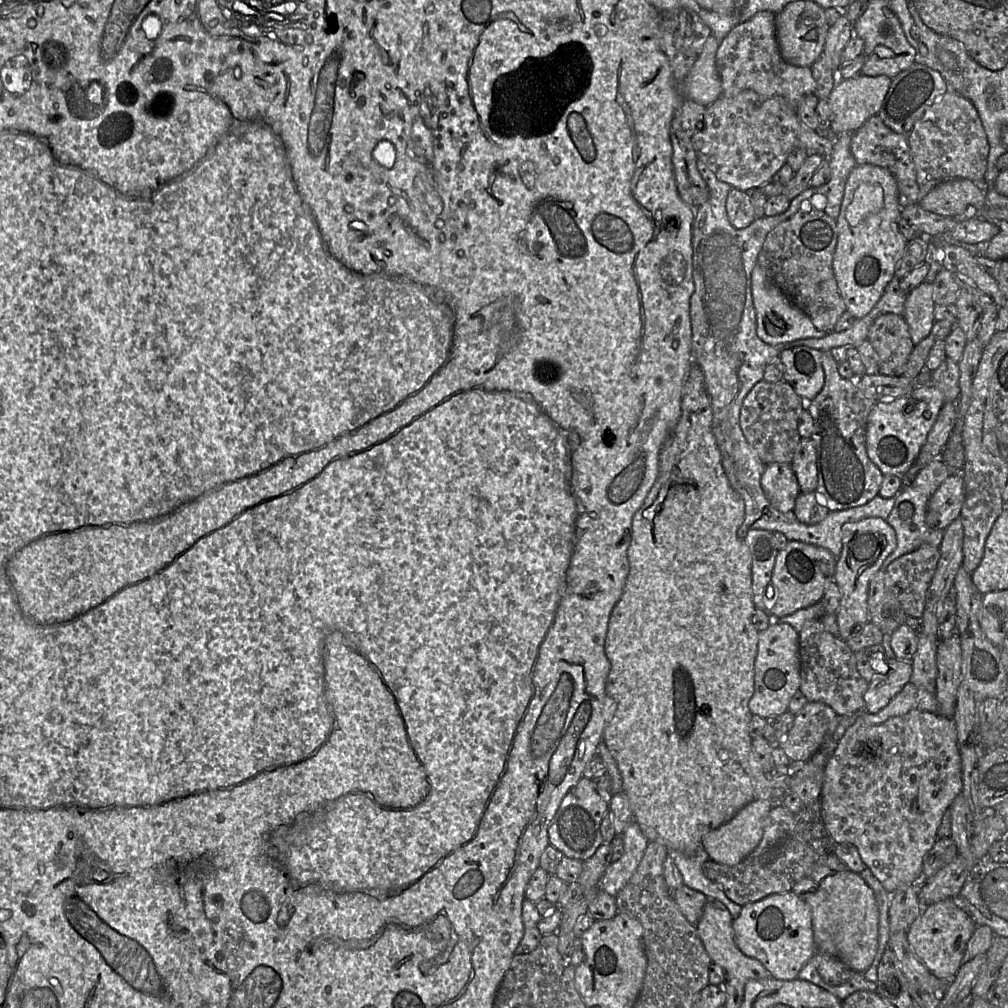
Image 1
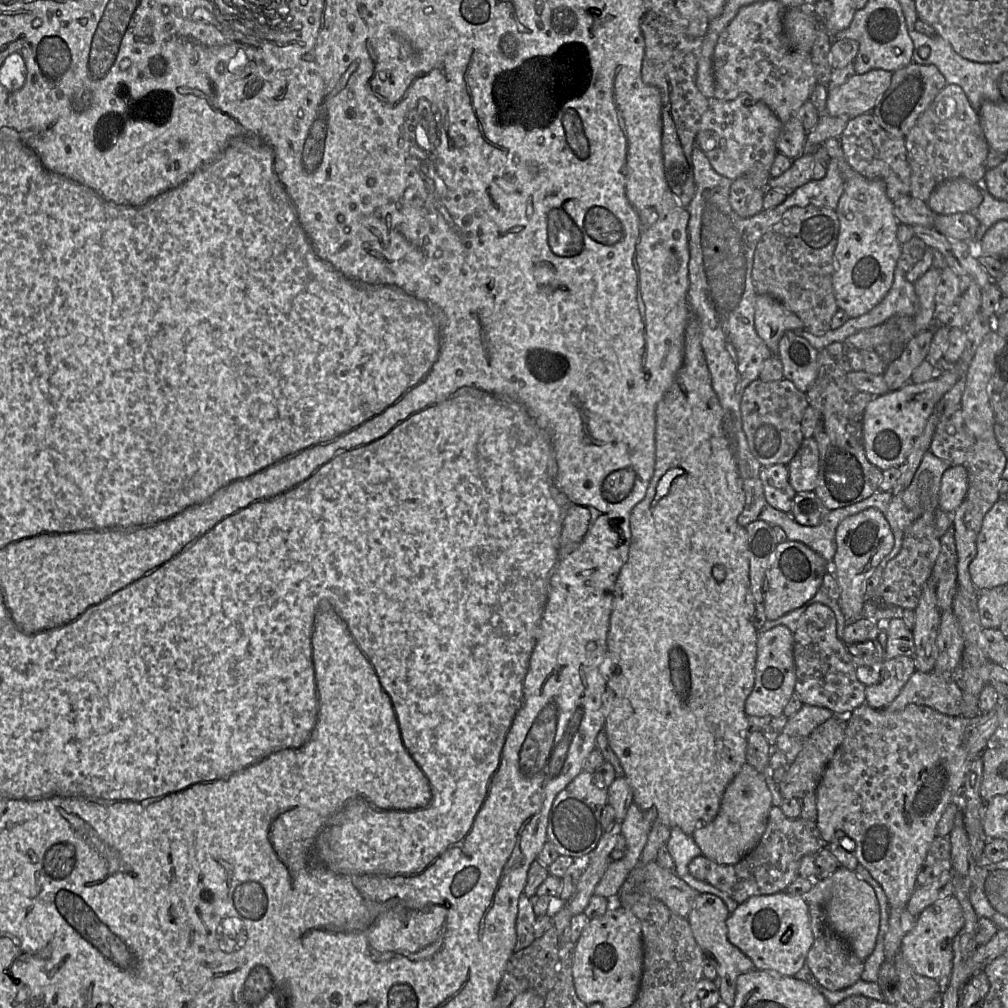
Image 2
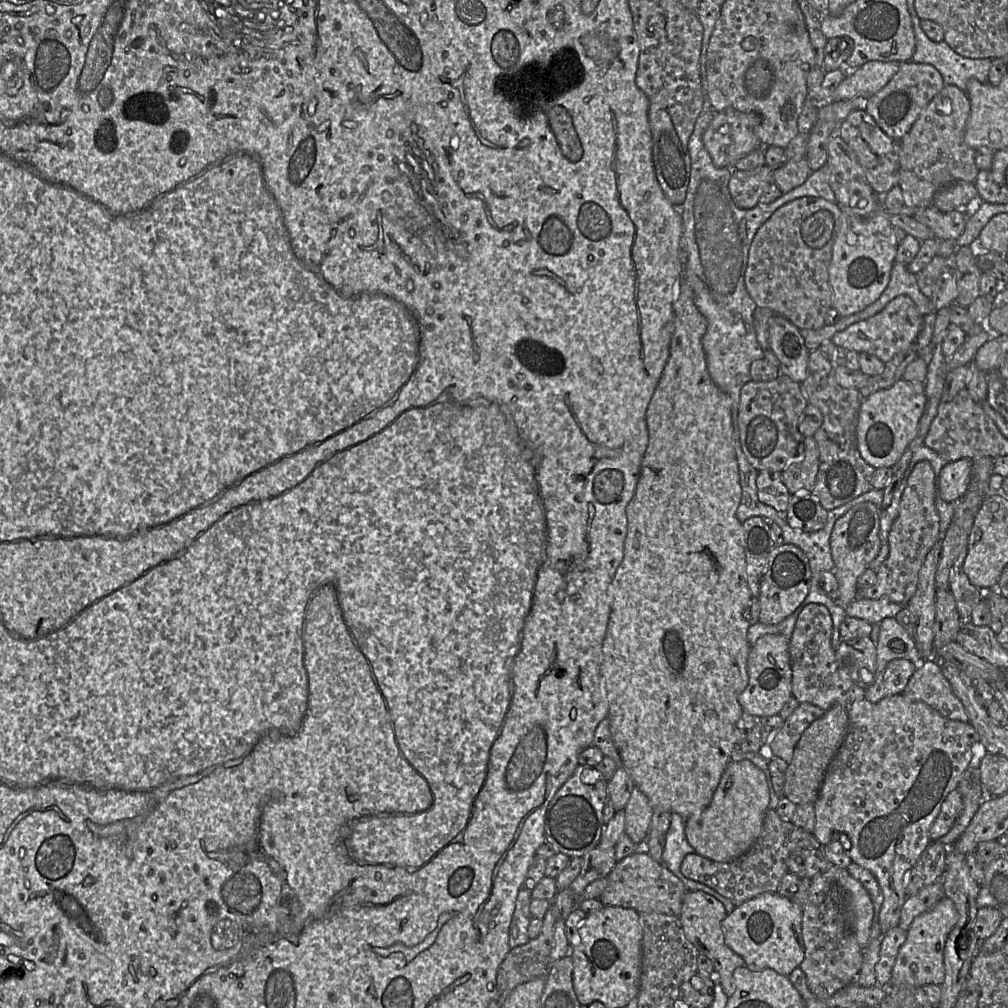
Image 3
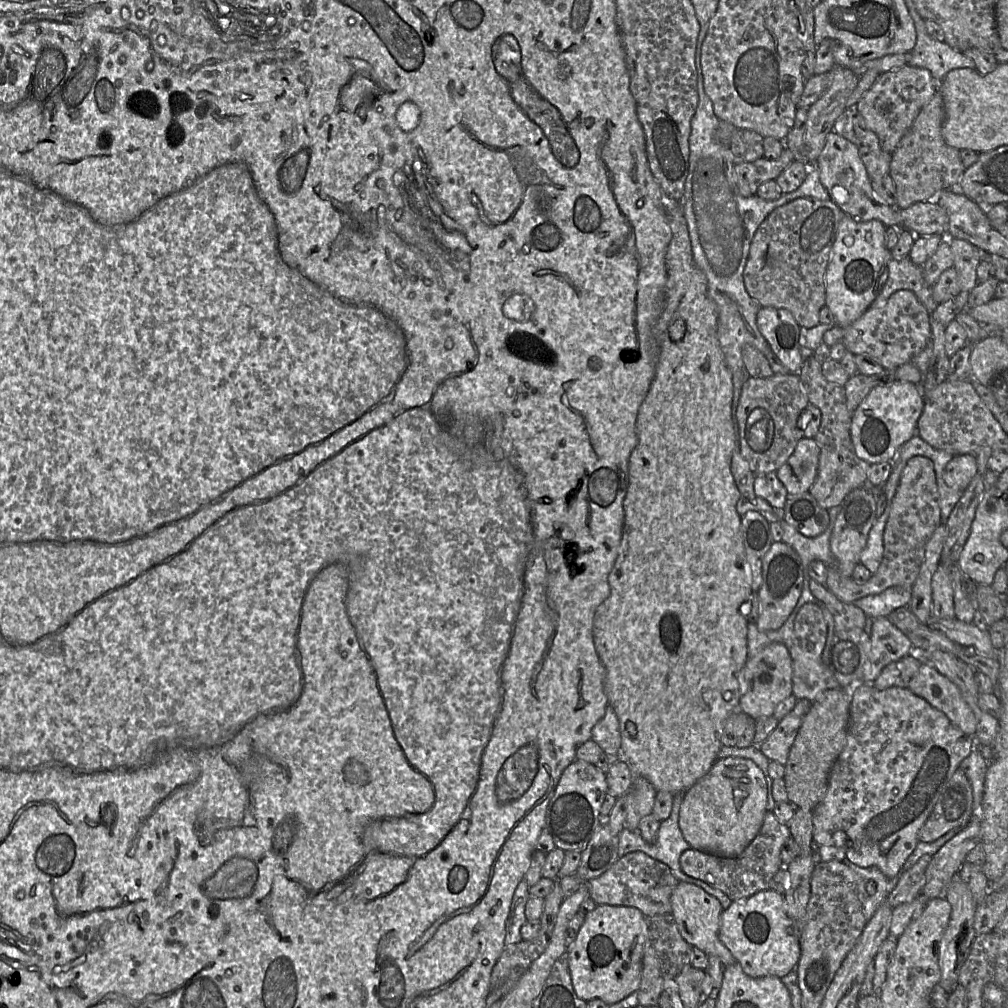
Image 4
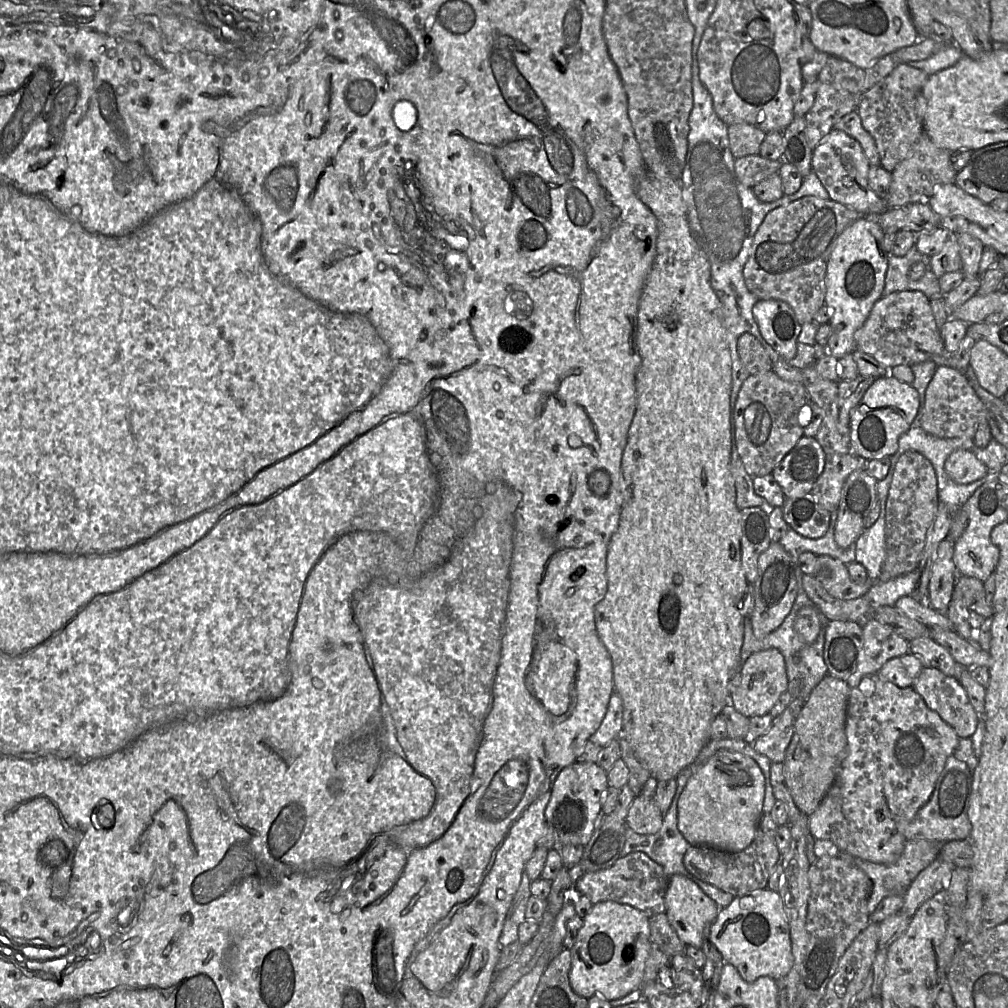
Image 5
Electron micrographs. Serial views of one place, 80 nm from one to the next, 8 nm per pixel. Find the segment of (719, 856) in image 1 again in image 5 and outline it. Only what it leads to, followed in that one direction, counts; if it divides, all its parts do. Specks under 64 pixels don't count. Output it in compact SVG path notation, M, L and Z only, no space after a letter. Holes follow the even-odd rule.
M729 750L717 751L688 780L678 800L678 829L691 846L709 846L740 852L754 840L763 815L765 778L750 757Z

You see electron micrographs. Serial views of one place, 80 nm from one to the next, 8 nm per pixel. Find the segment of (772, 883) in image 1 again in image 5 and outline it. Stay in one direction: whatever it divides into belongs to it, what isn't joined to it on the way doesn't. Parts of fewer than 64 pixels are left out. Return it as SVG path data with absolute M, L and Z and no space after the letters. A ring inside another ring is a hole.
M770 813L763 814L755 838L743 851L727 852L709 846L691 846L683 857L685 868L698 879L731 894L742 897L767 888L770 875L780 863L781 854L776 844L778 825Z

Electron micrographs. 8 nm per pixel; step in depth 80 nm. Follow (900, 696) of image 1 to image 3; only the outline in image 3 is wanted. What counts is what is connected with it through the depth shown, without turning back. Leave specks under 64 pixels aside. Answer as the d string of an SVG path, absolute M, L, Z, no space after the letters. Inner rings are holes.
M935 658L919 661L902 695L909 700L927 704L950 720L969 722L964 705L953 692Z

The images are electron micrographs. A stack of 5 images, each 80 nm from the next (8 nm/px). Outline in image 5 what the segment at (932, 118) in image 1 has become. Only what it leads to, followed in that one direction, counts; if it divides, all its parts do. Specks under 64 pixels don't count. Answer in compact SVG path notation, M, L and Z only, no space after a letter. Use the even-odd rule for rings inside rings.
M923 132L909 155L890 172L892 180L889 192L883 199L887 206L893 208L925 201L932 195L936 186L954 183L957 172L950 160L951 153L946 149L937 147Z

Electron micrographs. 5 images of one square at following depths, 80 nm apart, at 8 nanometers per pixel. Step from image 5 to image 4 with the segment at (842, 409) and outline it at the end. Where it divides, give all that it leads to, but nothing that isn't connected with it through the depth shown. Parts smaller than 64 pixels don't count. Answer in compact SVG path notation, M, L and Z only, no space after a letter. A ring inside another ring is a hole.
M885 370L878 375L858 373L851 376L843 386L848 410L854 412L873 388L890 383L895 379L894 370Z

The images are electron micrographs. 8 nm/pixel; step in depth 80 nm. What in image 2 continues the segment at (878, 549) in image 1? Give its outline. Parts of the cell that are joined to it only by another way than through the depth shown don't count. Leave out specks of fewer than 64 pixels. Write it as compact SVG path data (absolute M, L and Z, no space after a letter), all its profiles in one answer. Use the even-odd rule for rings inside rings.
M868 508L845 518L835 533L836 553L831 563L833 574L840 587L838 604L847 623L862 617L866 600L865 581L877 568L882 559L894 547L894 536L884 514L876 508Z

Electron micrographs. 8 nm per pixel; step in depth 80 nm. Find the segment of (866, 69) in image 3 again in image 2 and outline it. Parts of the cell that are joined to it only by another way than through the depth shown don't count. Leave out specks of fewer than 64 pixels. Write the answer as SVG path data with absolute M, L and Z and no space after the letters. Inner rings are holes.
M882 69L854 74L845 83L828 90L826 113L832 117L856 116L872 110L890 87L893 73Z

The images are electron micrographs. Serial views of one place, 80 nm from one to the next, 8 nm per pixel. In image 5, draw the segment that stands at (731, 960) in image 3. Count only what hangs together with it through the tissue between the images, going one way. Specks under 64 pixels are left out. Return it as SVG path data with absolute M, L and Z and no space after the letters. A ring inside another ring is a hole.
M674 874L669 877L665 895L665 914L680 940L688 946L700 948L708 938L708 930L722 909L689 878Z

